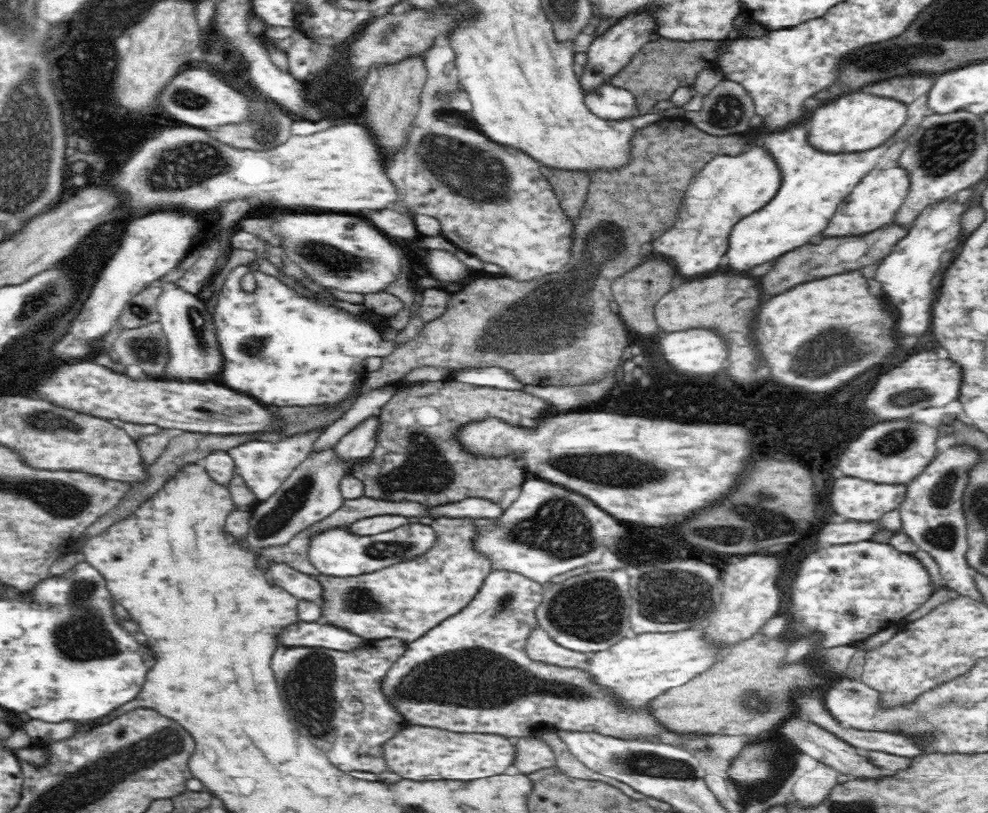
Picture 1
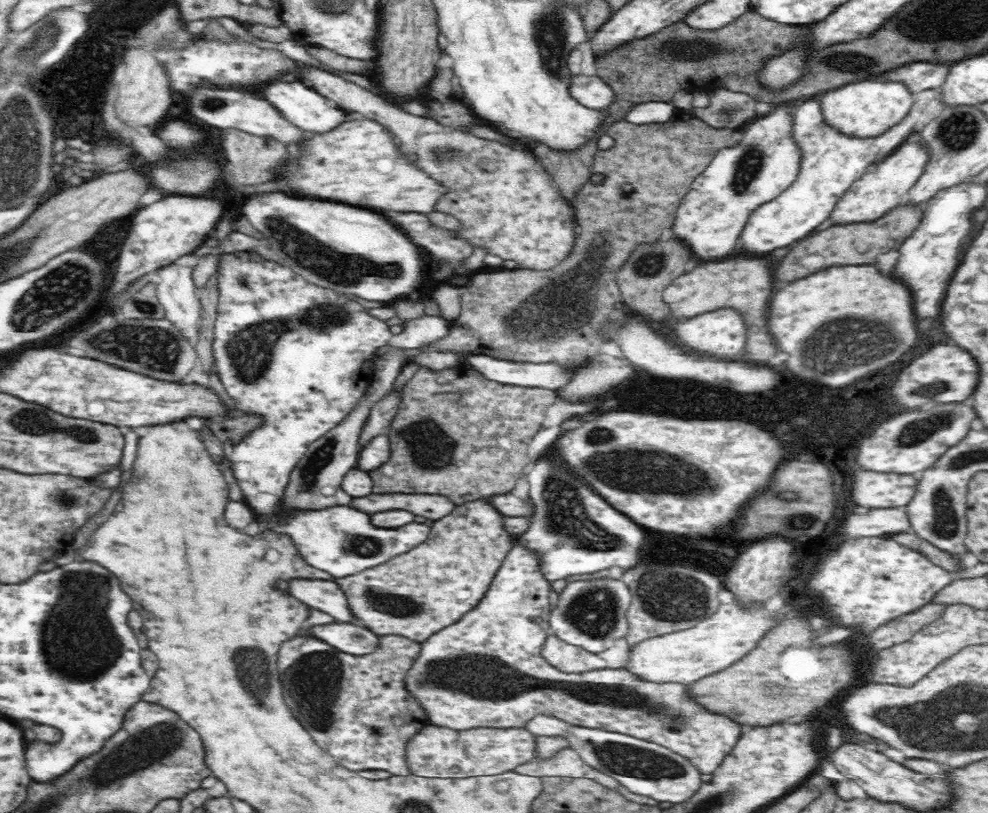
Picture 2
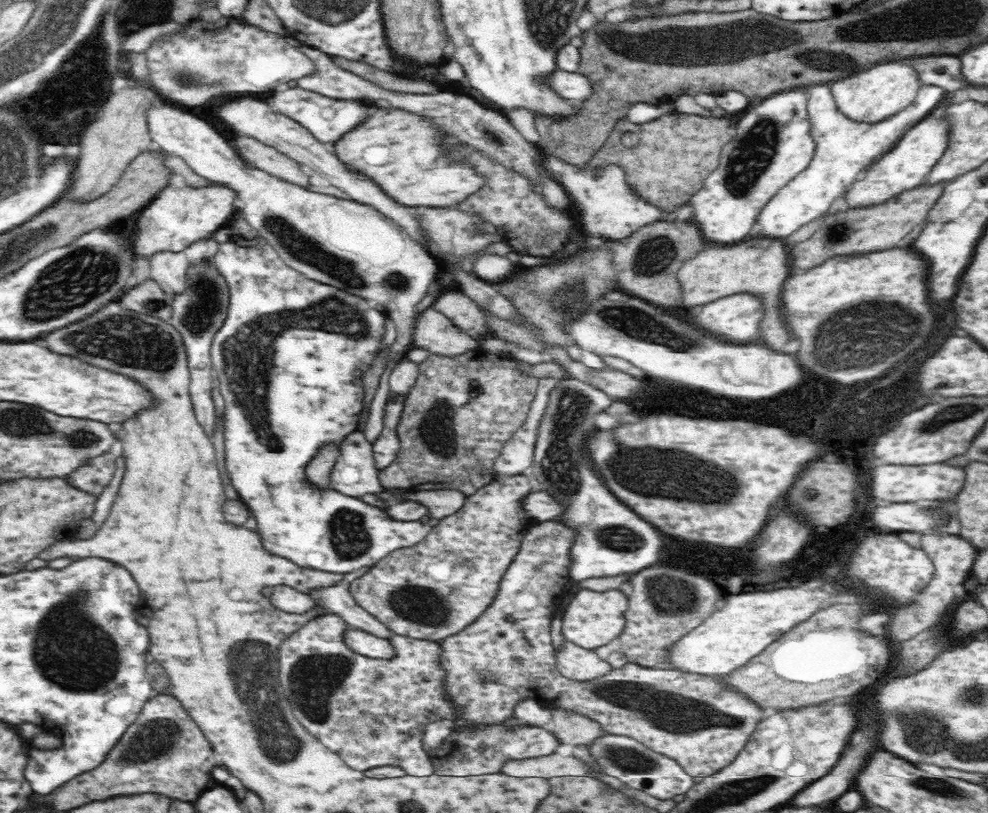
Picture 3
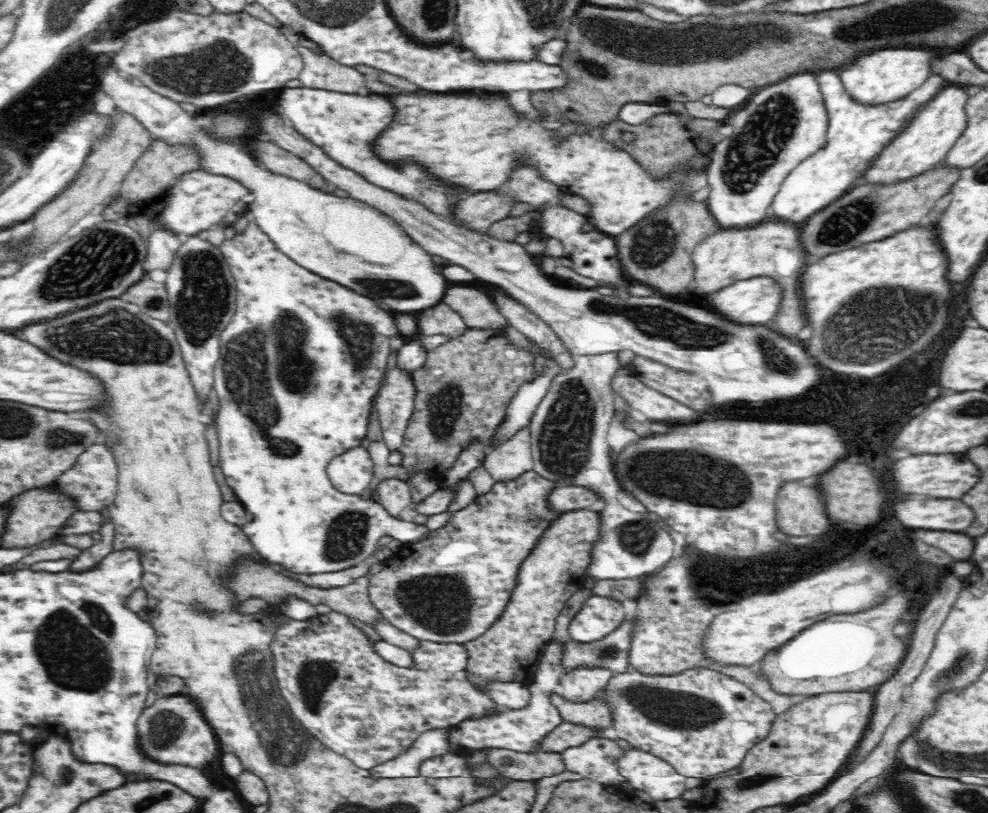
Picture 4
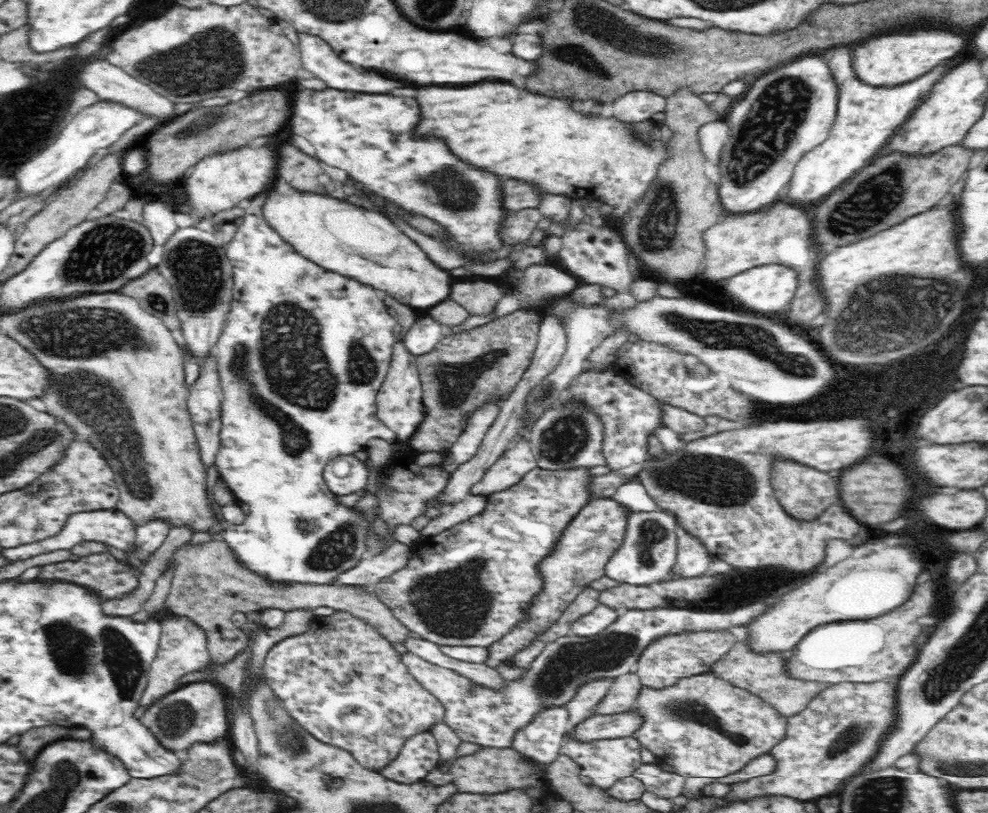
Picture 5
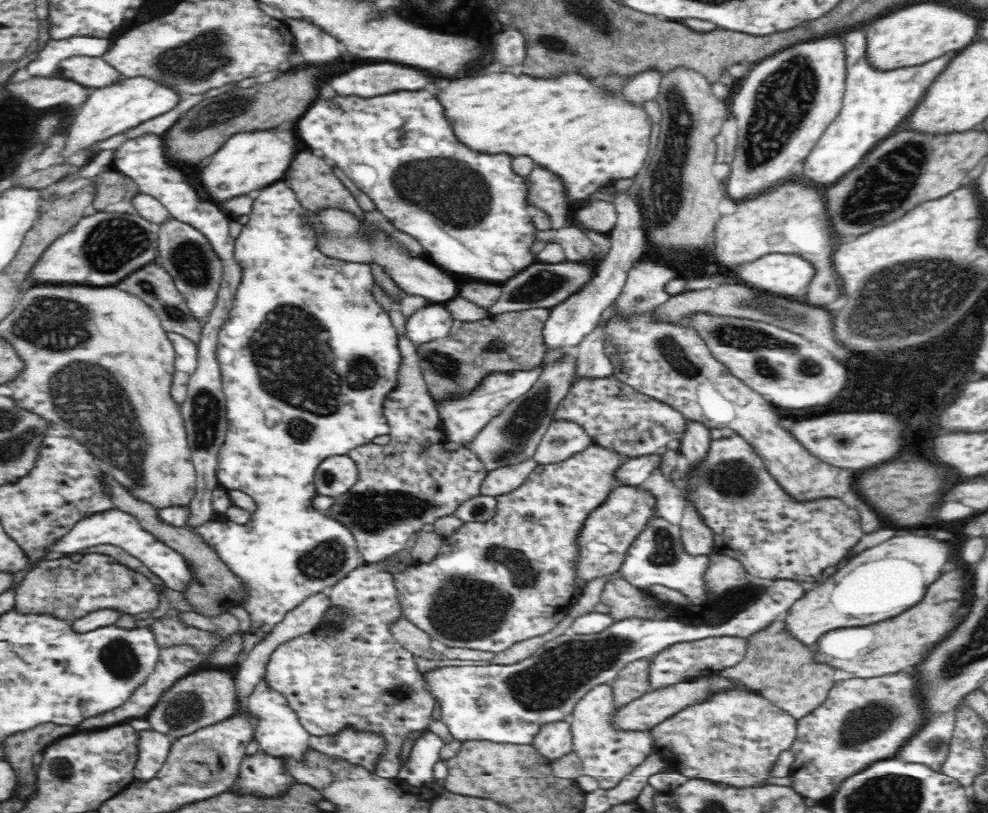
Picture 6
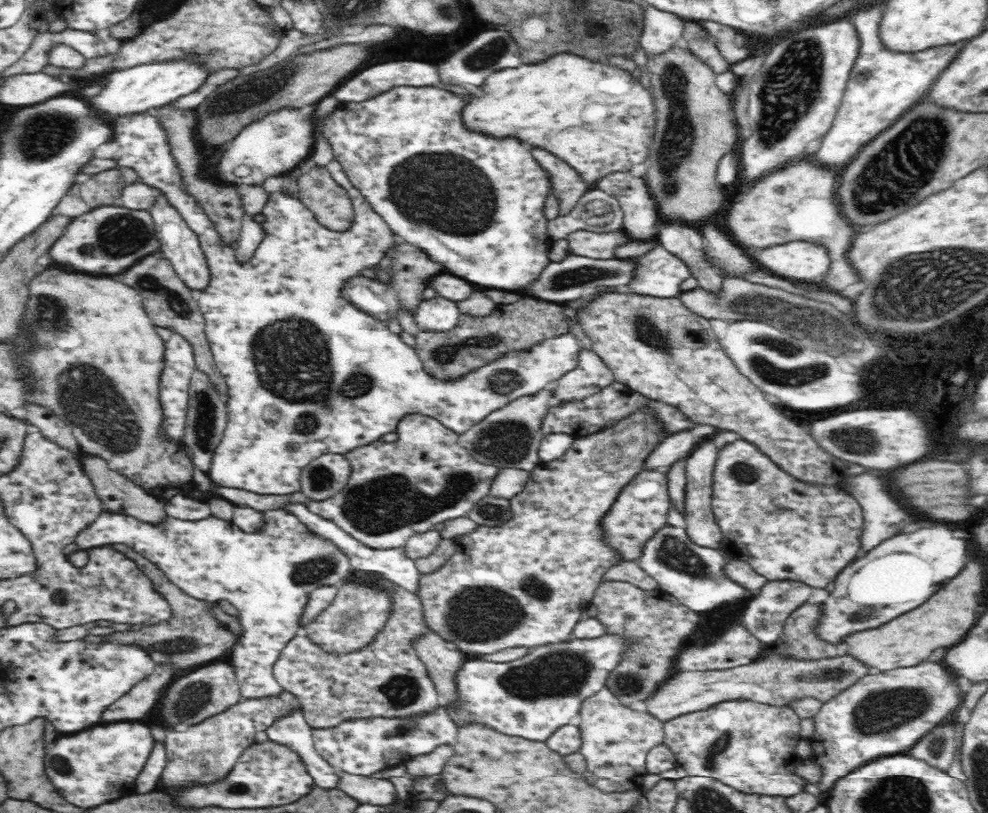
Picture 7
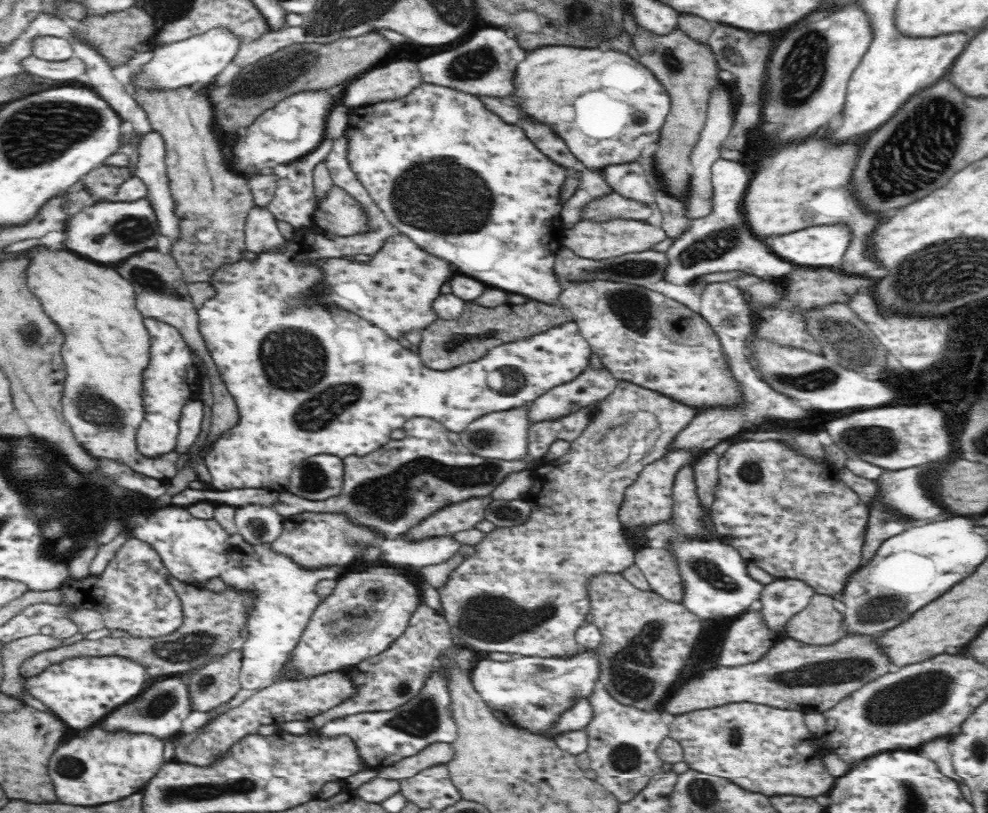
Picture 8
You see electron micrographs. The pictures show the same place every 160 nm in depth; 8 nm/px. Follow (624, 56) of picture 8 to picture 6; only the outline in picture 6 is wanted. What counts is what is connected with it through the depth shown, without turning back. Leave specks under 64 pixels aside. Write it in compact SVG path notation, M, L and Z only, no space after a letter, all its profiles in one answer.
M500 70L500 74L456 80L448 88L440 88L436 94L462 144L486 154L506 152L510 156L532 156L536 166L544 166L560 177L572 202L586 200L602 186L612 186L612 180L632 179L645 166L649 158L650 118L644 107L625 98L621 90L607 90L596 85L592 78L573 71L547 79L524 73L516 76Z

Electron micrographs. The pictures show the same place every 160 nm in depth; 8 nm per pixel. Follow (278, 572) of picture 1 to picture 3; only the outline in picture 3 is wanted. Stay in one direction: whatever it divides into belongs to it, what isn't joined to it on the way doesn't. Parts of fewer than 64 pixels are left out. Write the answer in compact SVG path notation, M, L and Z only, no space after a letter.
M362 568L349 572L336 586L316 589L310 595L315 604L330 610L332 614L341 616L348 626L360 628L360 630L373 633L374 636L389 640L390 636L396 635L396 633L387 628L381 620L371 615L369 611L364 610L349 591L351 582L361 577L365 571L366 568Z

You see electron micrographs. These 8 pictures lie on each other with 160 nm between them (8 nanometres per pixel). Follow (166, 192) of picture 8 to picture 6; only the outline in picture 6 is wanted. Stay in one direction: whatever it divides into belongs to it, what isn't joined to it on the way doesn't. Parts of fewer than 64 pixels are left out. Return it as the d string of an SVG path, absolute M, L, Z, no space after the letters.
M169 217L158 225L158 252L156 263L172 276L191 314L197 320L204 318L216 304L223 268L223 262L220 261L208 240L193 226Z

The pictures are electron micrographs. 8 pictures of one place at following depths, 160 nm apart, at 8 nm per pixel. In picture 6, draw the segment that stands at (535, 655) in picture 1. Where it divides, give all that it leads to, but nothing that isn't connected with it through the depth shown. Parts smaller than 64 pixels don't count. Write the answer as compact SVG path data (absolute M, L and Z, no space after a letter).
M602 684L586 692L577 702L569 720L573 736L572 750L581 760L583 774L595 778L599 787L603 789L615 787L654 752L650 729L645 731L615 730L615 725L611 720L617 709L612 687L609 684Z

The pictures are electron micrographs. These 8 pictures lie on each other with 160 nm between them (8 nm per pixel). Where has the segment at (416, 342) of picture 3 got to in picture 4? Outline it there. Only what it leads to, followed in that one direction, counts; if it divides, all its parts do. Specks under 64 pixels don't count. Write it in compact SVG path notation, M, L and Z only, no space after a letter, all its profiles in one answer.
M443 301L433 307L424 309L418 314L418 328L422 336L434 336L445 334L456 338L468 327L464 319Z

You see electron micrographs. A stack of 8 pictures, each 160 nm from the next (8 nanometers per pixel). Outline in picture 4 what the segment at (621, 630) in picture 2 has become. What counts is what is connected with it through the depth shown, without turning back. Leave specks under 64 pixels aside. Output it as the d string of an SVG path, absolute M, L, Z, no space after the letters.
M592 595L569 626L572 641L592 643L604 639L624 620L622 603L611 597Z

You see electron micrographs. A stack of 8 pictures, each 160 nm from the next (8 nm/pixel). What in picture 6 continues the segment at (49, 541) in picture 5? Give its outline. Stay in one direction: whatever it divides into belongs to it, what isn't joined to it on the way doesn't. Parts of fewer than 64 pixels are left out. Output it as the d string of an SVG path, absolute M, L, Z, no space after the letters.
M110 509L106 512L95 513L93 516L84 517L70 532L58 540L56 544L51 545L47 551L66 552L66 554L74 554L74 552L82 552L84 549L92 548L101 544L116 545L123 548L128 555L135 556L141 560L154 575L158 575L167 588L181 591L187 588L192 578L191 567L188 566L186 559L183 558L174 549L167 547L160 539L150 534L141 524L134 519L129 513L120 509Z

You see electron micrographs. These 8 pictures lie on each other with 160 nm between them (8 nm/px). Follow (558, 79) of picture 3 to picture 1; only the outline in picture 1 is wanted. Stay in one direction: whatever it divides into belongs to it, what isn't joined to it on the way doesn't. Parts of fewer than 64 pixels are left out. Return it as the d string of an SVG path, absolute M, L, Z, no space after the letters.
M609 83L598 88L598 91L585 95L585 103L602 120L622 122L640 115L636 94Z

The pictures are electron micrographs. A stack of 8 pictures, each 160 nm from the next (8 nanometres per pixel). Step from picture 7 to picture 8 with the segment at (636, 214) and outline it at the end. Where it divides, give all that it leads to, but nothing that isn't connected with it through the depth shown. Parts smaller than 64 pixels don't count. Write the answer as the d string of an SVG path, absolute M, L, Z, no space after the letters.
M640 163L610 164L603 175L616 193L646 204L655 204L654 188Z

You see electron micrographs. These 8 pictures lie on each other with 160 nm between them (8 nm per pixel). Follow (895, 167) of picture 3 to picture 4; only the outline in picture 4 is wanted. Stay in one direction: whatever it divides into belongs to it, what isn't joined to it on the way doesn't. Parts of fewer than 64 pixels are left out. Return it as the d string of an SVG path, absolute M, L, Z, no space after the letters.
M953 82L946 84L946 88L942 88L926 106L922 107L922 110L917 112L898 136L877 156L878 160L874 159L874 164L866 172L864 180L876 184L896 183L942 164L947 152L950 152L967 127L965 106L972 92L970 86L962 87Z

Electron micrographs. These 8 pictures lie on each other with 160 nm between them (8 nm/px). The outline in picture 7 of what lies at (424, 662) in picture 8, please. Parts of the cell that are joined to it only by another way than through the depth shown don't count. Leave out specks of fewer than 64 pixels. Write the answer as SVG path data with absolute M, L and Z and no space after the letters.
M353 571L346 581L359 582L360 584L366 584L367 582L367 584L371 584L371 586L375 586L375 588L381 588L381 590L389 592L389 596L391 597L391 615L387 618L387 623L381 630L379 630L378 633L376 633L375 639L371 641L365 649L355 650L351 653L327 653L325 649L321 649L317 644L314 644L313 641L310 640L310 637L306 636L306 632L299 630L297 635L282 649L278 662L276 662L273 666L273 675L278 681L278 684L282 686L284 691L291 692L292 695L295 695L295 698L299 701L301 710L303 711L304 718L313 729L332 728L334 726L338 726L338 724L344 722L344 720L352 719L372 719L381 717L394 719L412 718L413 715L428 714L429 711L436 710L437 705L441 702L440 696L438 691L435 689L435 685L433 684L427 669L425 668L425 664L420 660L420 657L415 651L413 645L416 638L422 637L426 632L430 632L430 628L427 626L427 623L424 622L423 606L419 600L419 596L408 592L405 588L402 588L396 583L390 582L390 580L386 579L386 577L378 573Z

